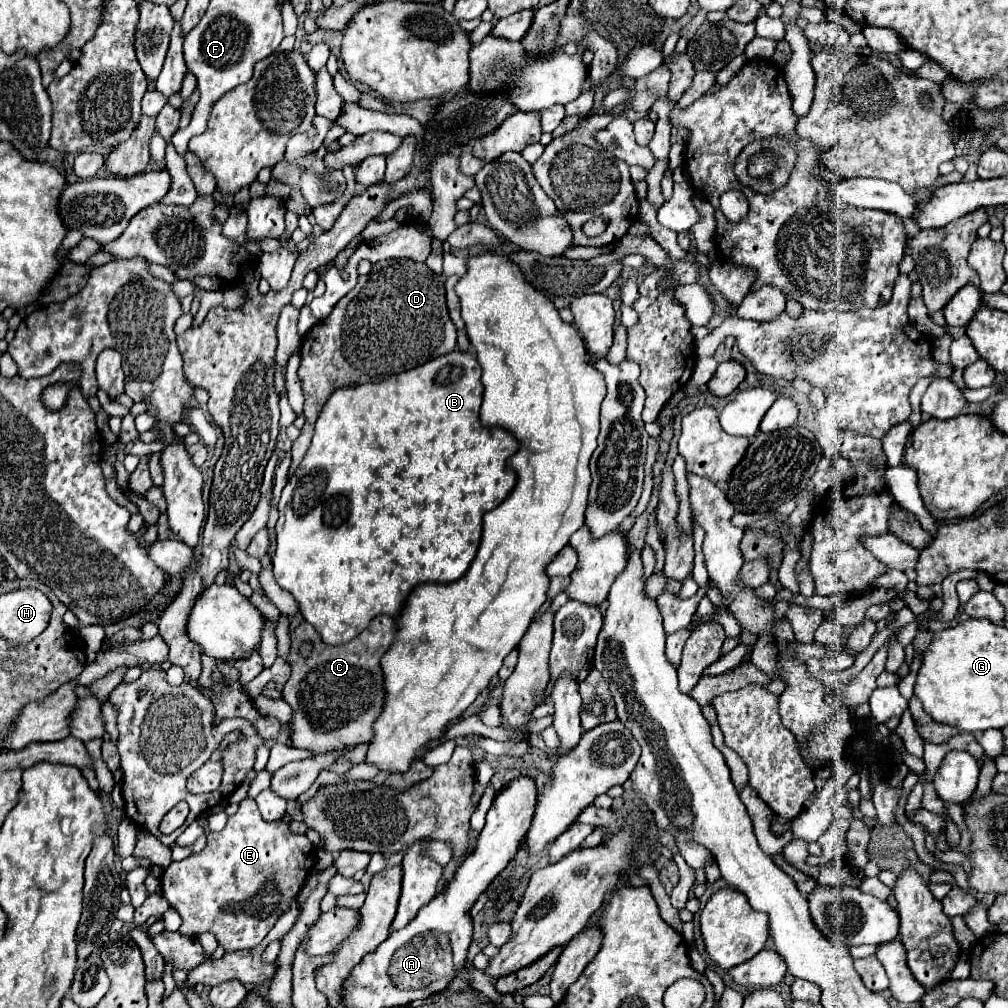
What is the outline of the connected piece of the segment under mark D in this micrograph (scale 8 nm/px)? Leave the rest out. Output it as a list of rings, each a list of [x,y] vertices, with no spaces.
[[[392,258],[372,266],[372,270],[358,278],[354,290],[350,290],[332,314],[318,322],[302,340],[302,364],[300,380],[304,392],[304,418],[306,424],[292,446],[292,464],[288,476],[294,474],[302,462],[312,434],[316,418],[328,400],[328,396],[340,386],[356,386],[364,382],[384,380],[410,370],[416,366],[416,346],[418,346],[418,366],[434,360],[436,356],[448,354],[456,348],[456,326],[448,316],[446,308],[446,278],[434,274],[426,264],[418,264],[410,258]]]

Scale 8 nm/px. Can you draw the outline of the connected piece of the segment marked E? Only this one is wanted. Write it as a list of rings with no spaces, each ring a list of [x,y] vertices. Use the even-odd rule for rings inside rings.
[[[246,798],[242,800],[240,810],[232,818],[228,818],[228,824],[220,832],[208,834],[208,842],[200,854],[192,854],[186,860],[172,862],[164,870],[160,882],[162,894],[168,900],[170,908],[174,908],[182,918],[180,934],[198,936],[202,932],[212,932],[216,934],[220,946],[236,952],[236,950],[250,950],[264,940],[274,922],[282,916],[282,912],[290,908],[310,868],[312,868],[312,844],[308,844],[308,838],[304,834],[292,834],[288,824],[280,820],[276,822],[264,820],[260,816],[256,802]]]

